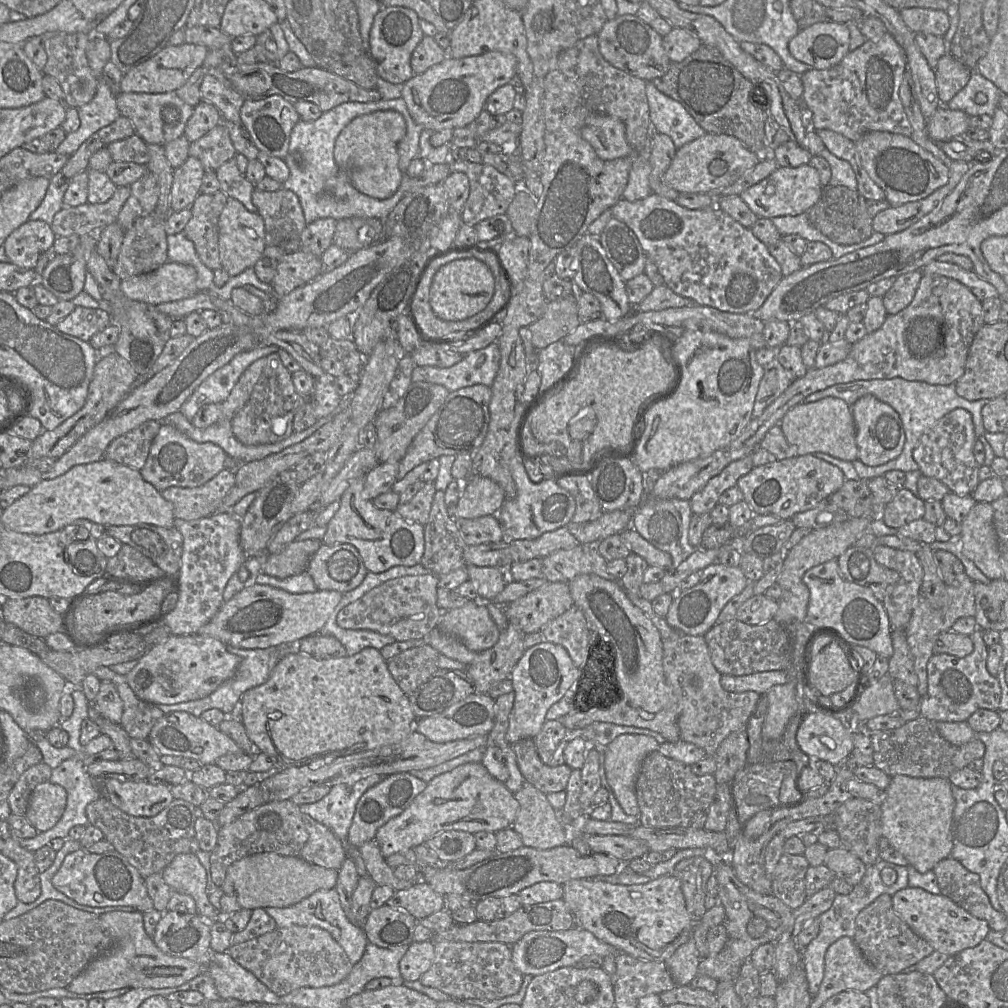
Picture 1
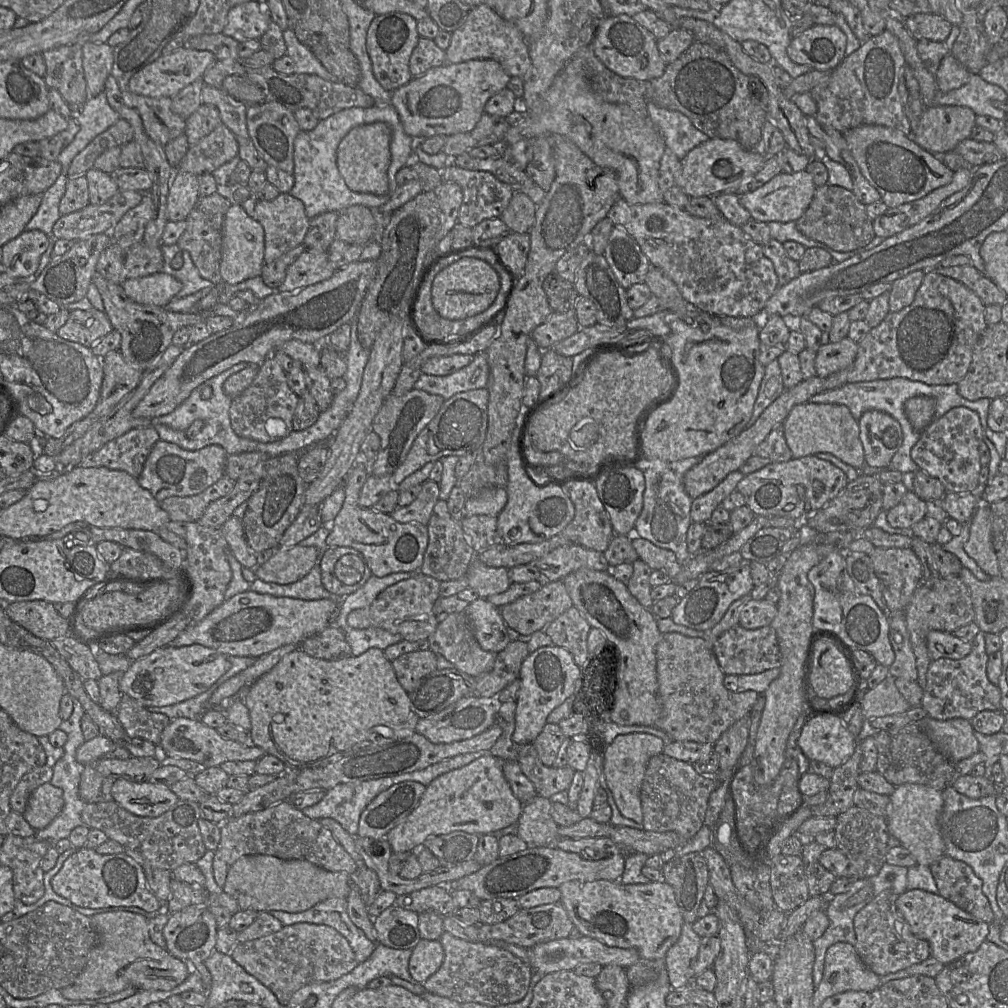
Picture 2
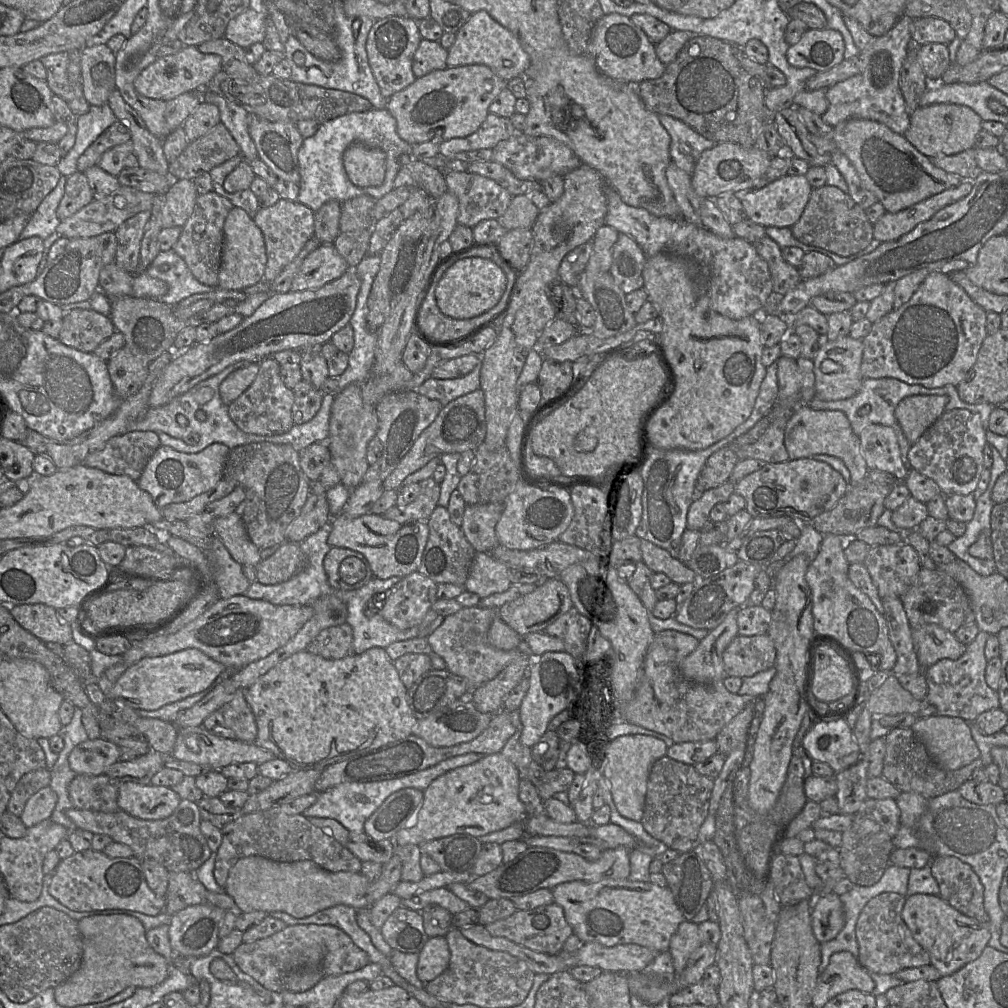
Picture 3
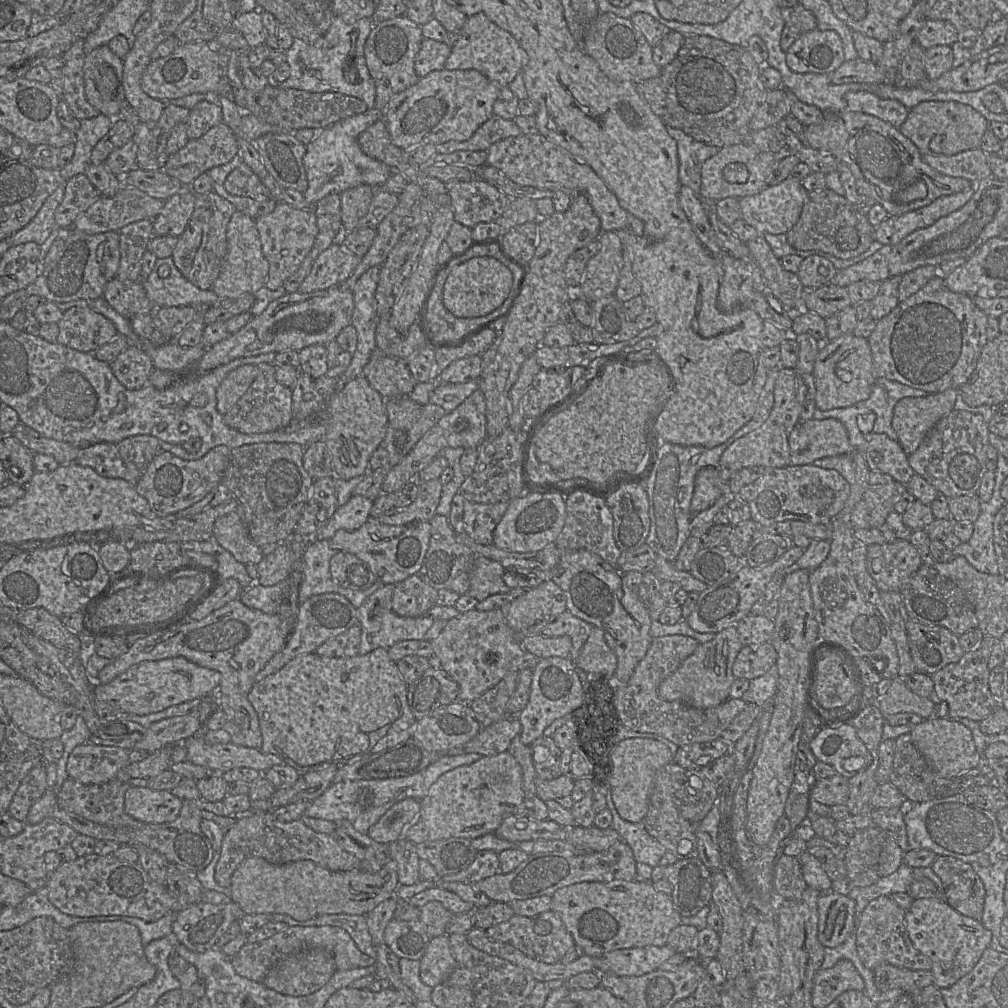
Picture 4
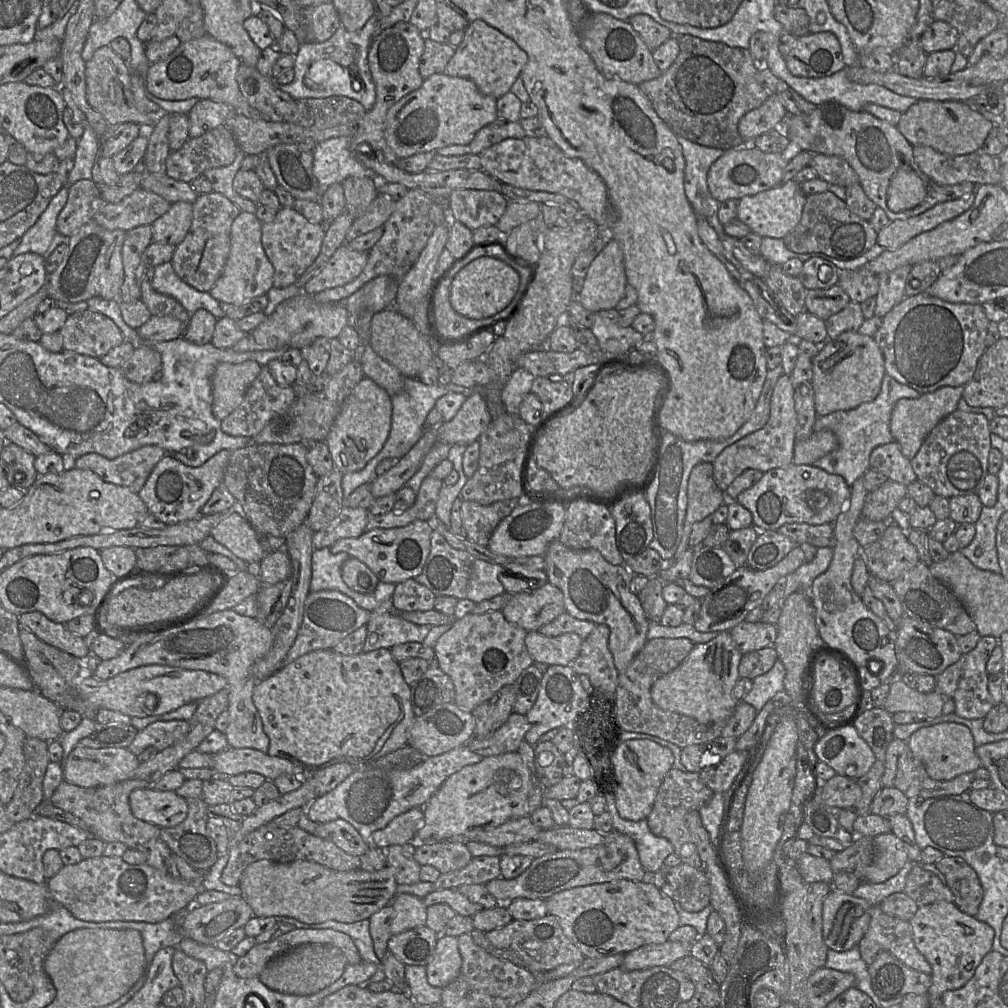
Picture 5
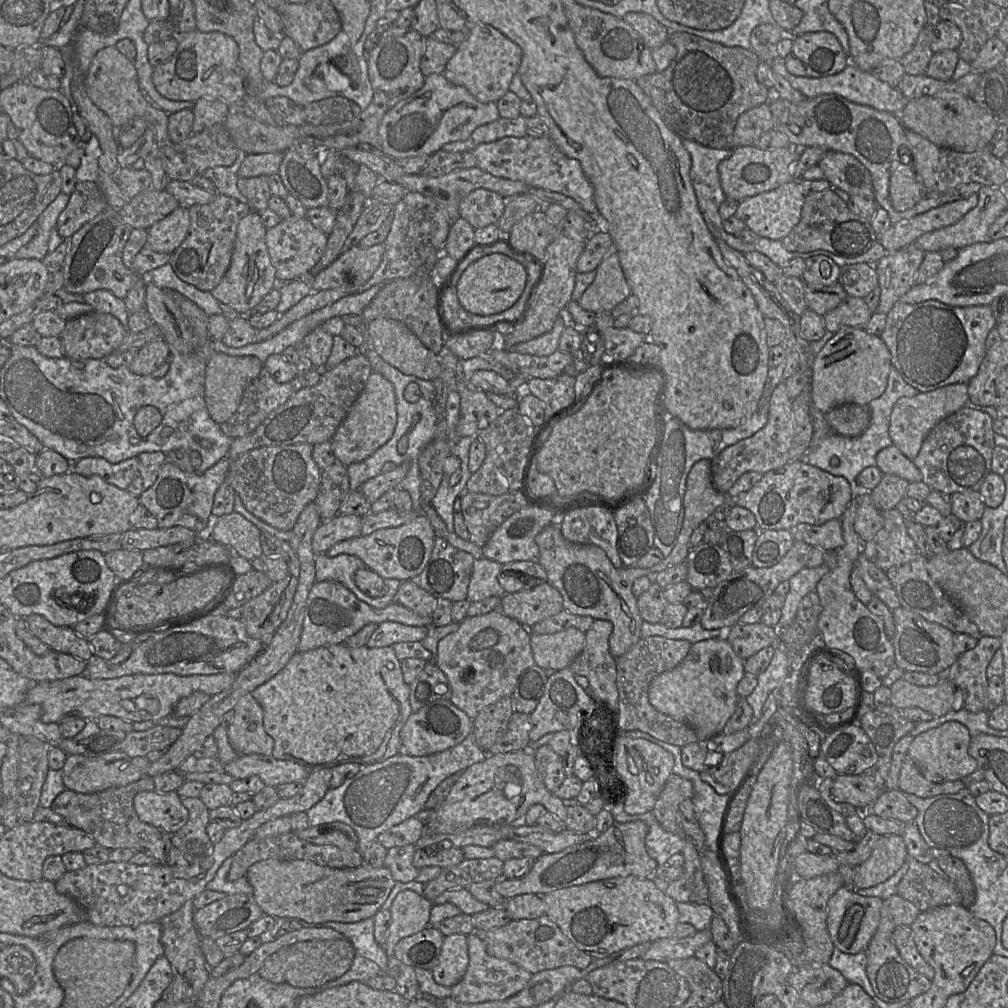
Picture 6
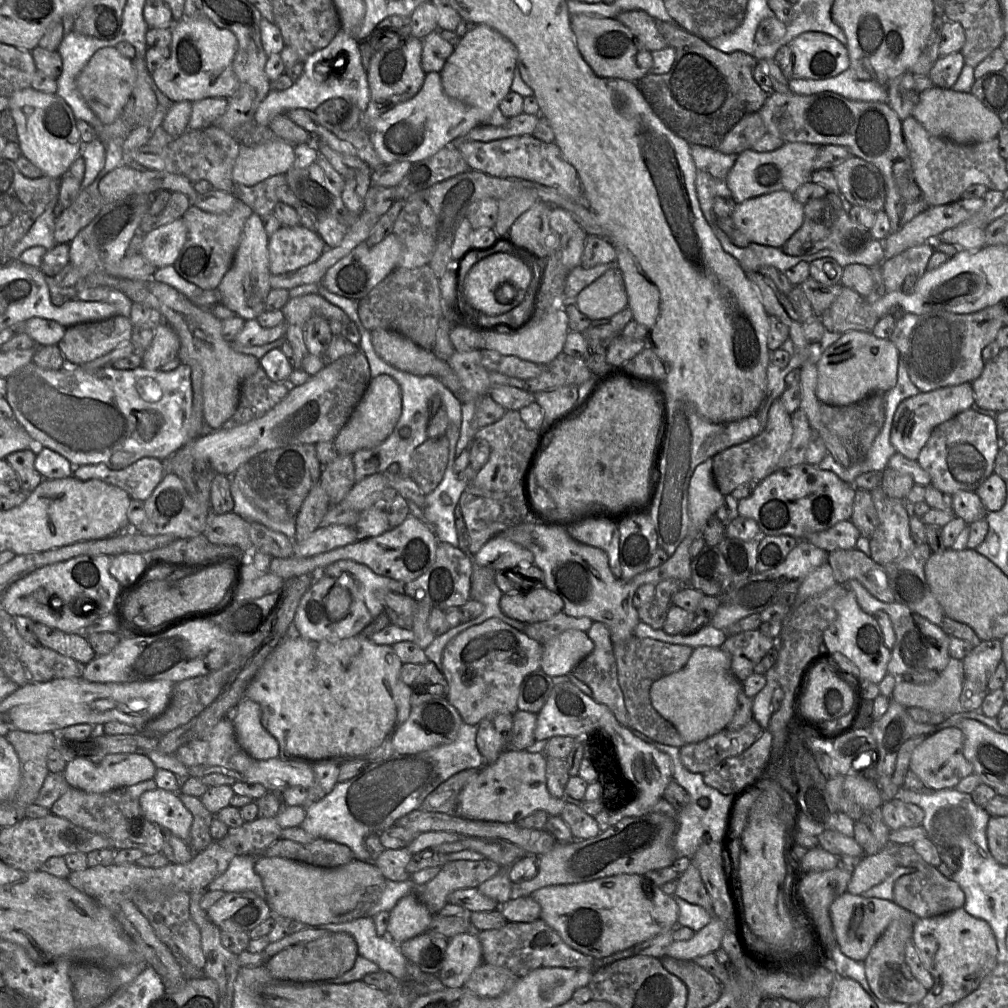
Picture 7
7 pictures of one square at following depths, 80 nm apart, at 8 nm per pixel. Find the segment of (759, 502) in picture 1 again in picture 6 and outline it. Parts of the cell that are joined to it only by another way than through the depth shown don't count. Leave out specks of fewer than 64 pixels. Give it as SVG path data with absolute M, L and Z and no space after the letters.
M794 461L763 474L750 490L731 499L754 515L758 531L765 531L789 530L801 523L819 526L840 519L854 495L856 488L844 477L834 476L805 461Z

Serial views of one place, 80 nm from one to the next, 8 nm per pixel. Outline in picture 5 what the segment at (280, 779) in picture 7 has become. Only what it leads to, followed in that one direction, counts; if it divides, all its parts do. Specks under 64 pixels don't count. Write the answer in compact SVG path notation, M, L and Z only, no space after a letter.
M231 748L211 755L214 770L229 777L245 772L261 774L266 780L273 781L282 774L296 774L297 767L289 760L270 756L253 748Z

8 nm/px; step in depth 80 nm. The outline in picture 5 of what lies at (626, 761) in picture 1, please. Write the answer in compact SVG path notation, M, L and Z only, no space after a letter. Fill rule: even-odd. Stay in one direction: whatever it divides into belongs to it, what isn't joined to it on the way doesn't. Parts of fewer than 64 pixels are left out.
M630 739L619 743L610 761L611 772L606 780L610 783L619 815L631 821L647 819L665 775L673 768L672 751L648 739ZM613 778L615 785L612 785Z

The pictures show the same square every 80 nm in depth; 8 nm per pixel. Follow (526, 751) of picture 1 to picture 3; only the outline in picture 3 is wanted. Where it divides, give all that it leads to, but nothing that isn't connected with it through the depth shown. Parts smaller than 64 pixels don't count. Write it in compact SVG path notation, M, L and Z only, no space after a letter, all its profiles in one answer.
M532 760L527 769L529 779L543 801L553 798L556 793L567 792L574 781L575 773L567 768L544 770Z

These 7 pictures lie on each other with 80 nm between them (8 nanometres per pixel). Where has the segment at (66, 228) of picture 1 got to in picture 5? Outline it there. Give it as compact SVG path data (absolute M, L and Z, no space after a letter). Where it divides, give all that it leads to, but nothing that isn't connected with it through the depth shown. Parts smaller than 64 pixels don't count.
M138 188L118 203L104 202L92 221L106 229L128 231L140 225L151 225L171 204L154 192Z

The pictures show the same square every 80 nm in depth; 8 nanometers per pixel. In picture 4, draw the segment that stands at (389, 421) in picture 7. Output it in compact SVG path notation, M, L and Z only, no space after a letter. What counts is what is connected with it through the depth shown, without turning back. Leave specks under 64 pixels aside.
M363 376L357 377L338 389L327 399L327 429L324 442L332 461L332 475L349 480L364 476L369 460L383 441L388 423L386 400L371 387Z

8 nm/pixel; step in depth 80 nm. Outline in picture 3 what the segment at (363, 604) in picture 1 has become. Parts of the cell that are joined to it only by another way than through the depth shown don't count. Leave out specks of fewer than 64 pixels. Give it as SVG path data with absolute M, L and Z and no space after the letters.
M413 572L389 588L379 613L391 625L409 629L418 625L437 600L434 581L419 572Z

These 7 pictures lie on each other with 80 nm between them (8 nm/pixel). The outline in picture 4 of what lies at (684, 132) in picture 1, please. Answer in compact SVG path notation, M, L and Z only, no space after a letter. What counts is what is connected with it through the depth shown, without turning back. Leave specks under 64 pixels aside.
M666 126L668 134L676 141L679 161L679 181L700 197L701 167L720 148L698 142L679 129Z

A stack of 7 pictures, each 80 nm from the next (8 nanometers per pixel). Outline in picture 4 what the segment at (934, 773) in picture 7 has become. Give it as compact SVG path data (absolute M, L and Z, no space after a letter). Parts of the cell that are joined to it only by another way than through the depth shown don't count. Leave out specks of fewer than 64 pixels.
M949 717L924 719L914 727L910 735L929 768L942 778L951 778L971 768L980 767L983 762L971 731L962 723L951 720Z

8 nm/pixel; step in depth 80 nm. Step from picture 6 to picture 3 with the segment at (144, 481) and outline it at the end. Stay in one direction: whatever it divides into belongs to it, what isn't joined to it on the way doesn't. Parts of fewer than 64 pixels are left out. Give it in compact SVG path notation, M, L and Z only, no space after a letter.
M131 431L109 439L102 448L90 453L83 464L110 474L126 475L137 482L151 456L160 445L159 436L154 431Z

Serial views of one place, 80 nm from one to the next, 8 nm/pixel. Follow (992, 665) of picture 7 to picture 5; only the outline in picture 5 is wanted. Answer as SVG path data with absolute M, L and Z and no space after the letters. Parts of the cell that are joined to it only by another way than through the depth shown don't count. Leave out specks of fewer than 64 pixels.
M993 636L981 637L976 647L962 654L960 659L935 676L936 691L954 701L954 713L966 719L983 719L996 705L988 691L986 664L999 640Z

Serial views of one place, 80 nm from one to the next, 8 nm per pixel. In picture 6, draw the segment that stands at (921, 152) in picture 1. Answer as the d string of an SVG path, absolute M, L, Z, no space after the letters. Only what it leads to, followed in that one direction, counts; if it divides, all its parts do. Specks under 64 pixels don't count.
M773 94L769 107L773 115L774 129L786 135L790 142L789 145L821 147L857 158L871 174L874 201L878 207L888 213L892 224L911 219L946 203L967 199L972 194L978 194L982 187L979 183L971 182L941 194L924 191L923 197L915 206L906 211L896 211L889 197L892 166L894 163L906 161L907 164L912 163L912 168L914 168L912 156L909 154L909 142L905 135L906 129L900 122L900 116L853 103L834 94L806 98L799 103L792 103Z

